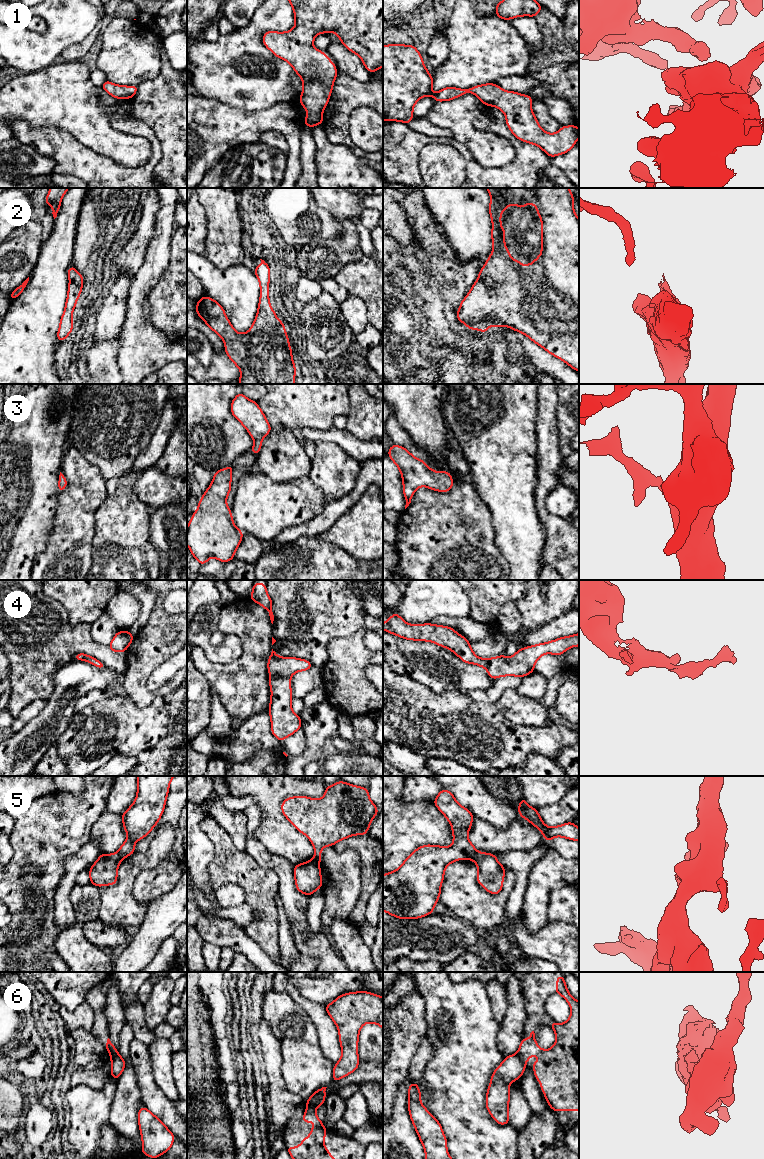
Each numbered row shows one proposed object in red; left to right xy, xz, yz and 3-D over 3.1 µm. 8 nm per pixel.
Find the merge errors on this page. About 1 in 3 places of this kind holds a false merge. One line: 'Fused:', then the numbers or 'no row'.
Fused: 5, 6

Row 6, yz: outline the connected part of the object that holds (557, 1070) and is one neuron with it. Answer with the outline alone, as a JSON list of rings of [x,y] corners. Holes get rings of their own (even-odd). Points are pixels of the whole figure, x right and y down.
[[[559,975],[555,982],[558,986],[554,992],[559,993],[570,1005],[569,1019],[562,1024],[555,1022],[550,1024],[556,1034],[556,1042],[552,1048],[541,1049],[536,1043],[535,1033],[532,1031],[528,1039],[521,1039],[517,1055],[524,1063],[531,1056],[538,1056],[538,1062],[530,1066],[534,1068],[534,1075],[542,1085],[541,1090],[553,1111],[579,1111],[579,1001],[569,993],[562,975]]]

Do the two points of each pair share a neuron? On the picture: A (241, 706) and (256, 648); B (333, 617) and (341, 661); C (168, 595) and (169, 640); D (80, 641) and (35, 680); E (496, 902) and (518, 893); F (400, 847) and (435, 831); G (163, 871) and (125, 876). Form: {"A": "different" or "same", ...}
{"A": "same", "B": "different", "C": "same", "D": "same", "E": "different", "F": "same", "G": "different"}

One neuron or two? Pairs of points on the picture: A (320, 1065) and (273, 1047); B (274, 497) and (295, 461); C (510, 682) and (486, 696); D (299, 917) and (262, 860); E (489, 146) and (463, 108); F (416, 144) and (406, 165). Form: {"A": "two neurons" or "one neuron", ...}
{"A": "two neurons", "B": "two neurons", "C": "one neuron", "D": "one neuron", "E": "one neuron", "F": "one neuron"}

